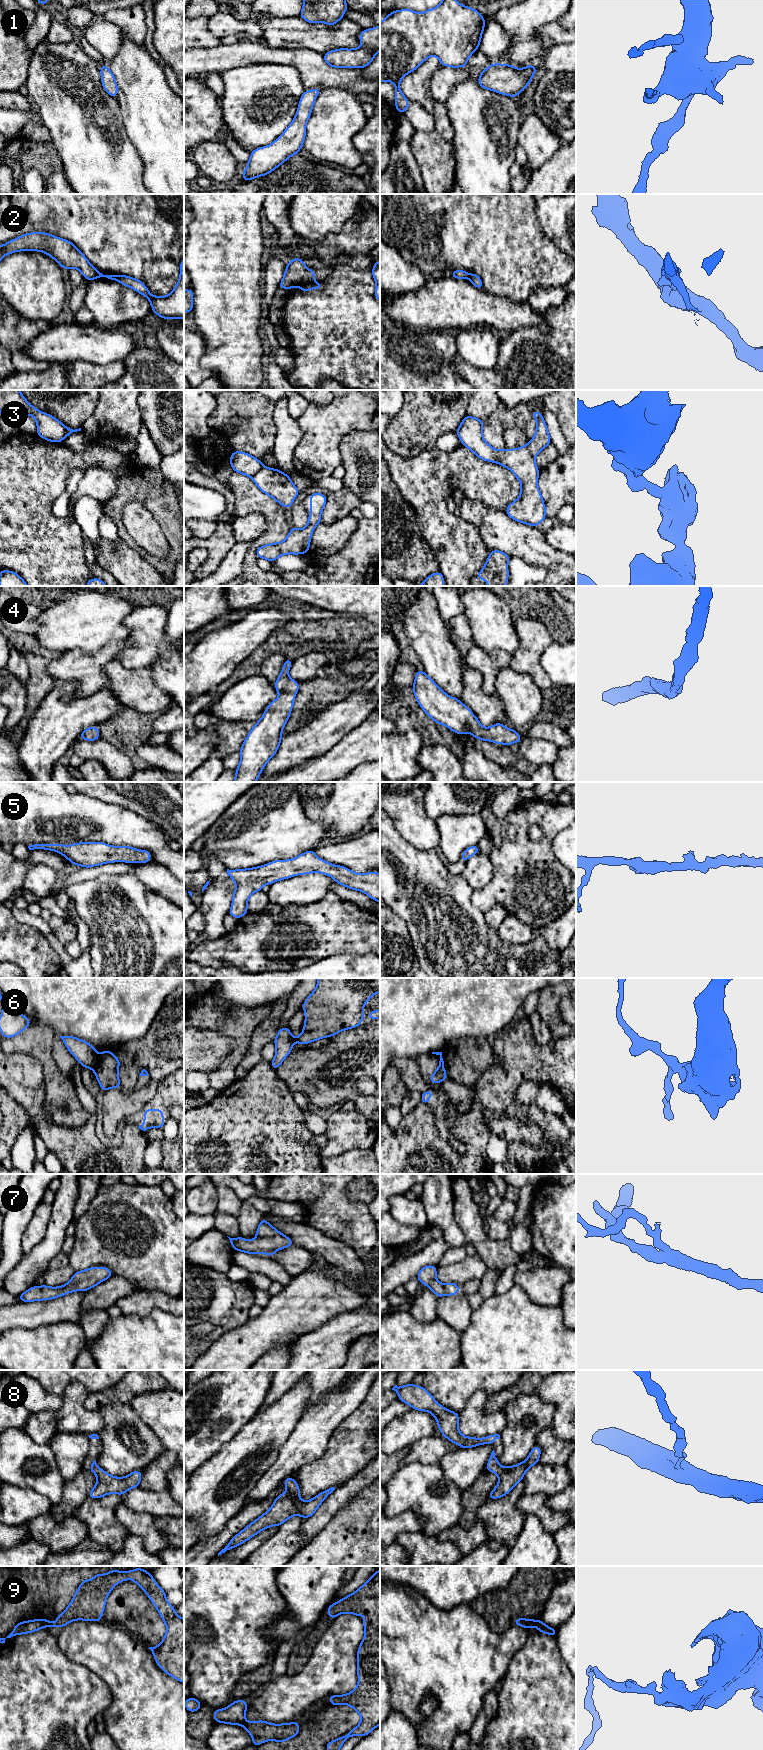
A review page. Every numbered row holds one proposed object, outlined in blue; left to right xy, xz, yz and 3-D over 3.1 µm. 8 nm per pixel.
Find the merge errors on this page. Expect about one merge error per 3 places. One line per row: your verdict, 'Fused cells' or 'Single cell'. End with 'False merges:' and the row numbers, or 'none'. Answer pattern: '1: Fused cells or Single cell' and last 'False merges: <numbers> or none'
1: Single cell
2: Fused cells
3: Fused cells
4: Single cell
5: Single cell
6: Fused cells
7: Single cell
8: Single cell
9: Fused cells
False merges: 2, 3, 6, 9

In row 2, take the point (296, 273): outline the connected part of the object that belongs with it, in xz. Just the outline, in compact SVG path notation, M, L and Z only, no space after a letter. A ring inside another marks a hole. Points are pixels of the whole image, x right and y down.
M295 257L286 265L286 270L282 281L279 283L279 288L292 289L303 283L311 283L316 274L313 270L306 267L303 260Z

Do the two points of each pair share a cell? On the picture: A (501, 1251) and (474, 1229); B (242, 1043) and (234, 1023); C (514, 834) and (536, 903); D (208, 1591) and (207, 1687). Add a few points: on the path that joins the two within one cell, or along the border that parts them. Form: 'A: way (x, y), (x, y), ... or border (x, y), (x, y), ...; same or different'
A: way (494, 1251), (479, 1236); same
B: way (242, 1038), (242, 1032), (239, 1028); same
C: way (514, 851), (523, 876), (533, 886); same
D: way (219, 1615), (219, 1644), (209, 1654), (206, 1663); same

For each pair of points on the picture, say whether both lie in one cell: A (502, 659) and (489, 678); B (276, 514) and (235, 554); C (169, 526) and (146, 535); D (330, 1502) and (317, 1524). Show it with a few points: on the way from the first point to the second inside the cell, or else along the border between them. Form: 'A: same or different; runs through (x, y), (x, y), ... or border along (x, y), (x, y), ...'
A: same; runs through (497, 664), (489, 673)
B: different; border along (254, 541), (245, 556), (242, 566)
C: different; border along (148, 510), (160, 526), (168, 544), (168, 552)
D: same; runs through (330, 1507), (320, 1519)

